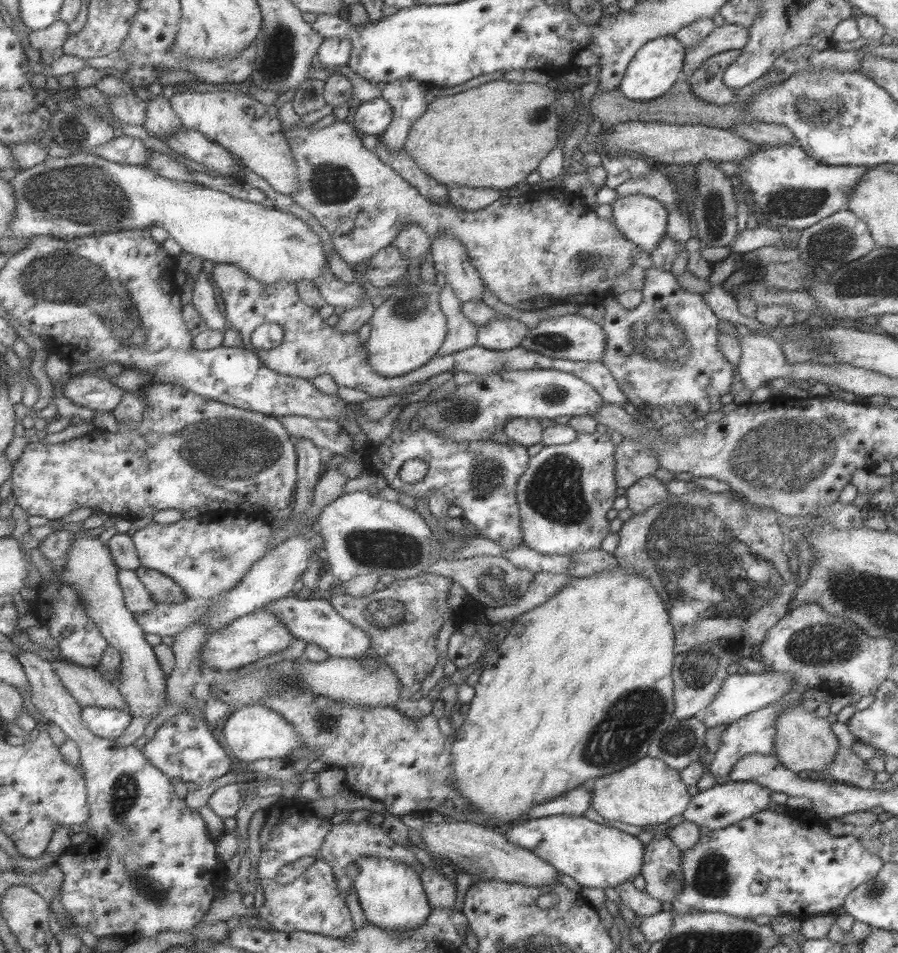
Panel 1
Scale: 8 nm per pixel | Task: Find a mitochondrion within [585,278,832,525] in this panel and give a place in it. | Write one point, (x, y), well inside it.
(657, 337)

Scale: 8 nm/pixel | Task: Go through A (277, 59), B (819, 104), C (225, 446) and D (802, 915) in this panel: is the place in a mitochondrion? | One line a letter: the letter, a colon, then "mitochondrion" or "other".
A: mitochondrion
B: mitochondrion
C: mitochondrion
D: other

